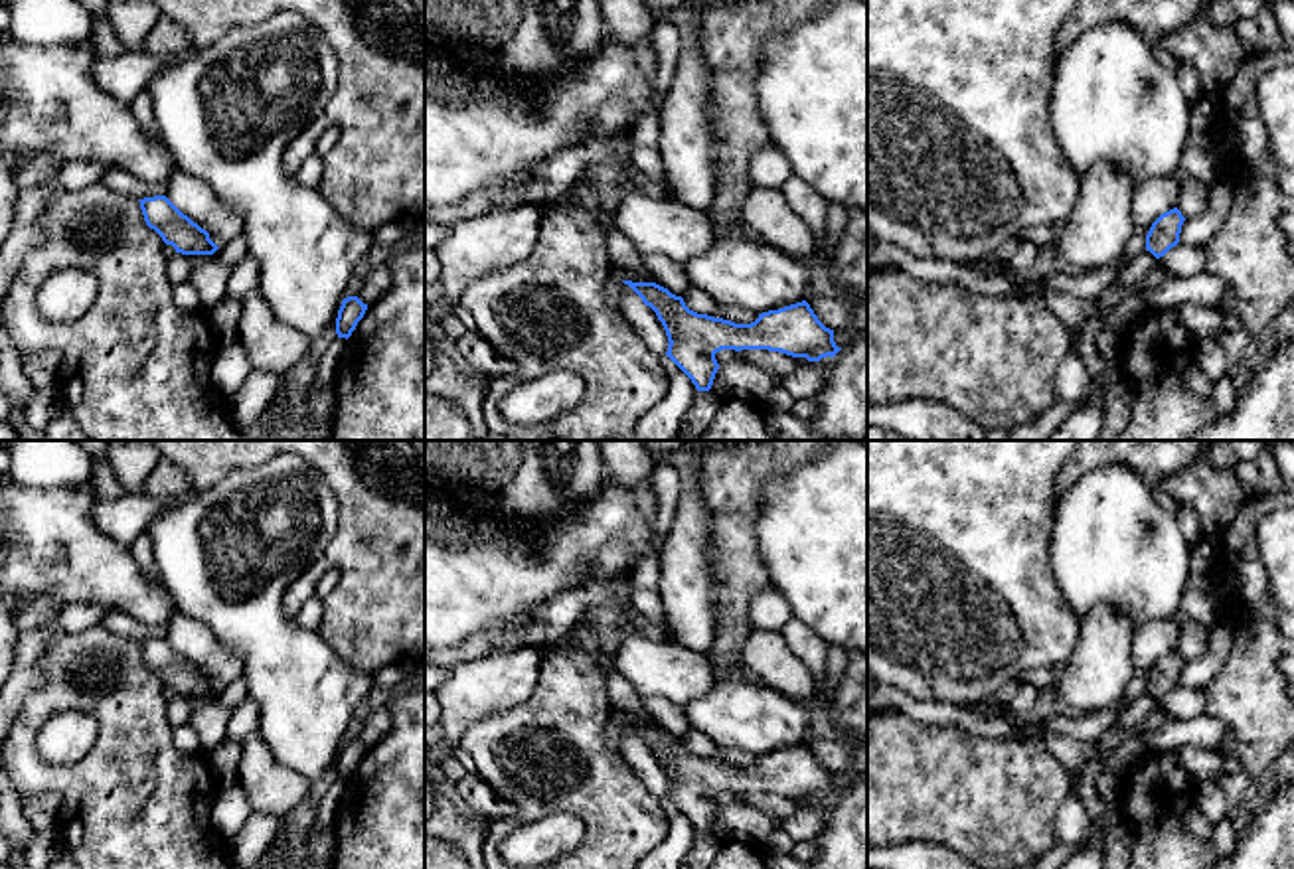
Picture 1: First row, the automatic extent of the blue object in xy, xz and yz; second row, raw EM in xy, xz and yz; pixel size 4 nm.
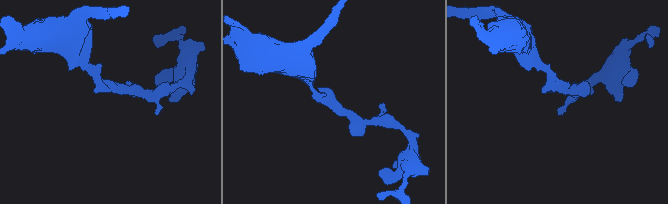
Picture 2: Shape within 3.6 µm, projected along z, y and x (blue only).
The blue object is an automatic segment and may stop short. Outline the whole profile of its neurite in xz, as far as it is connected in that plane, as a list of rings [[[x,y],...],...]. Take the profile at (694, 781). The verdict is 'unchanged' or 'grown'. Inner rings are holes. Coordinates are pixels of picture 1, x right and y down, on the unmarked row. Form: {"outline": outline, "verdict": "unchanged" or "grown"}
{"outline": [[[632,725],[628,727],[646,749],[650,749],[662,764],[668,778],[666,798],[691,822],[697,833],[709,833],[719,812],[715,796],[721,792],[768,792],[780,794],[792,800],[806,800],[808,804],[820,804],[822,800],[834,800],[842,790],[834,784],[834,772],[826,770],[806,743],[759,756],[751,766],[735,766],[731,762],[713,760],[689,752],[682,739],[672,737],[668,731],[656,725]]], "verdict": "unchanged"}

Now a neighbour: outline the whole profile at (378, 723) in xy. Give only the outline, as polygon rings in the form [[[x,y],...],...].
[[[375,709],[367,715],[367,721],[358,737],[358,741],[371,749],[375,747],[379,741],[385,739],[387,731],[391,727],[391,715],[387,709]]]

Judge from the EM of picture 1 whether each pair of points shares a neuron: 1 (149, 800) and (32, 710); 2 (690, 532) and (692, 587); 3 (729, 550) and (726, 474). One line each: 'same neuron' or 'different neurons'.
1: same neuron
2: same neuron
3: same neuron

